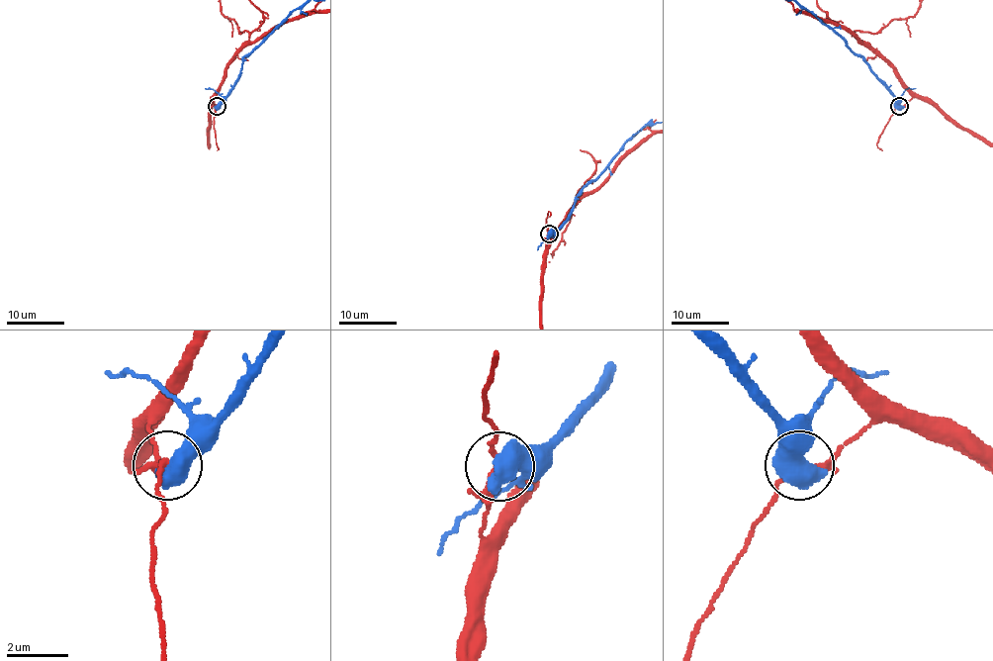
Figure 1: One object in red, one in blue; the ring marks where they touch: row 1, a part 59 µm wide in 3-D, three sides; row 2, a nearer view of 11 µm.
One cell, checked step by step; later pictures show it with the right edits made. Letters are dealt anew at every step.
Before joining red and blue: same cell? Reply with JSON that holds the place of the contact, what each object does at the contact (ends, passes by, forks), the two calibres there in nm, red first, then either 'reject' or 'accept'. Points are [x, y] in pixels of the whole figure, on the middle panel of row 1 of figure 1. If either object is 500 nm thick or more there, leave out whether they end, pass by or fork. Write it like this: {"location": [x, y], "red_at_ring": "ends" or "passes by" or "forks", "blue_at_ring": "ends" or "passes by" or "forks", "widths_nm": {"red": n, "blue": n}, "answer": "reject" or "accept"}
{"location": [549, 234], "widths_nm": {"red": 110, "blue": 800}, "answer": "reject"}

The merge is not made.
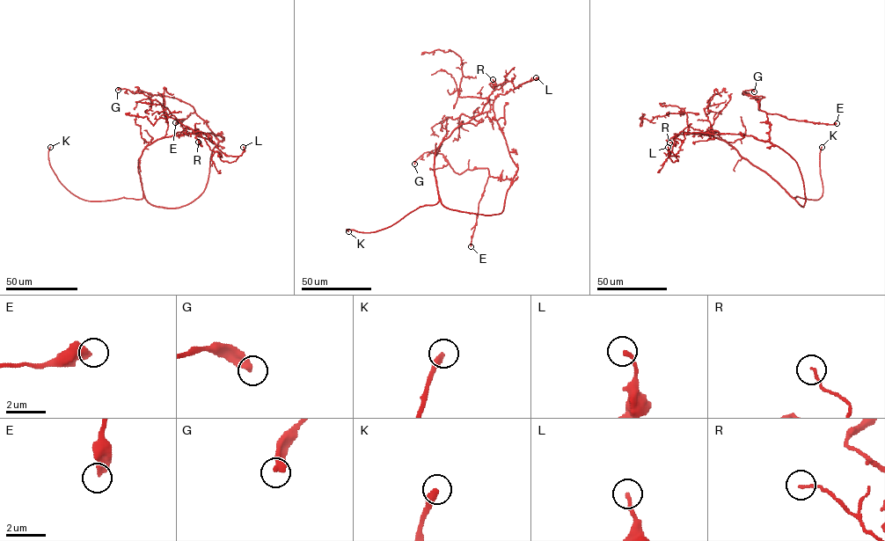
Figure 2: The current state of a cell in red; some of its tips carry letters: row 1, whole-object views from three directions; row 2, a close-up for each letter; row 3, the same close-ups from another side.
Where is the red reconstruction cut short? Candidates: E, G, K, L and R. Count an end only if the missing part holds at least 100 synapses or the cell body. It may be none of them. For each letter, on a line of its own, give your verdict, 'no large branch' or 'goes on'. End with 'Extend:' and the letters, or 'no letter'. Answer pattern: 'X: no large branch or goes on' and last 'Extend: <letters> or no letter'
E: no large branch
G: no large branch
K: goes on
L: no large branch
R: no large branch
Extend: K

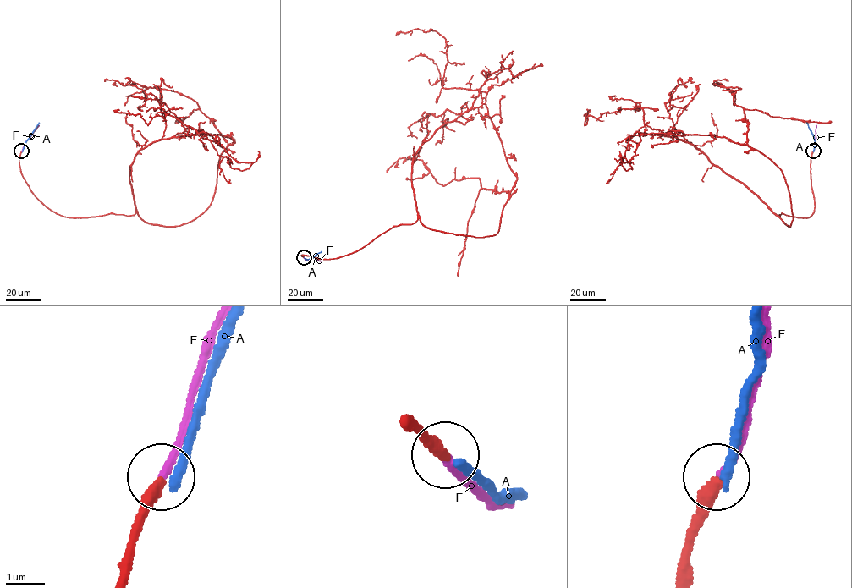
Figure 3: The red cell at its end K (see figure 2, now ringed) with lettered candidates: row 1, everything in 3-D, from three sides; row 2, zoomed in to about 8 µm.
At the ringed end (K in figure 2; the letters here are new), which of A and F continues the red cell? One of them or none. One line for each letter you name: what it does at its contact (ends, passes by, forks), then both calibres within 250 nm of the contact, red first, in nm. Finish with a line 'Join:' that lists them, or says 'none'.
F: It ends there. Thickness 340 nm (red) against 200 nm
Join: F

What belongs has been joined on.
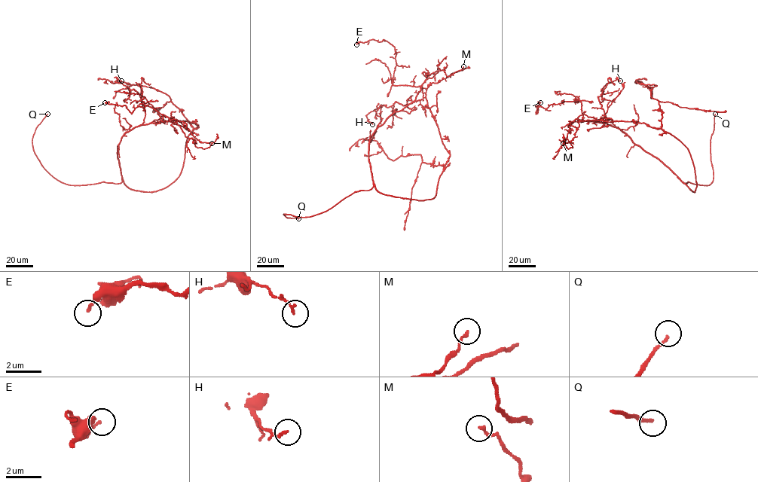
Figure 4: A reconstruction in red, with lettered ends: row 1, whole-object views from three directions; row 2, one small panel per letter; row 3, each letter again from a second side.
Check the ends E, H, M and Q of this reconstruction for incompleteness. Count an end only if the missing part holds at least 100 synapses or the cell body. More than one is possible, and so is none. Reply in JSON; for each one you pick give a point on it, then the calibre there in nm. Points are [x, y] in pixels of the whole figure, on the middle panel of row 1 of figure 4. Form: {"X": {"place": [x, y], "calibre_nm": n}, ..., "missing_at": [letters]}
{"Q": {"place": [298, 218], "calibre_nm": 150}, "missing_at": ["Q"]}

